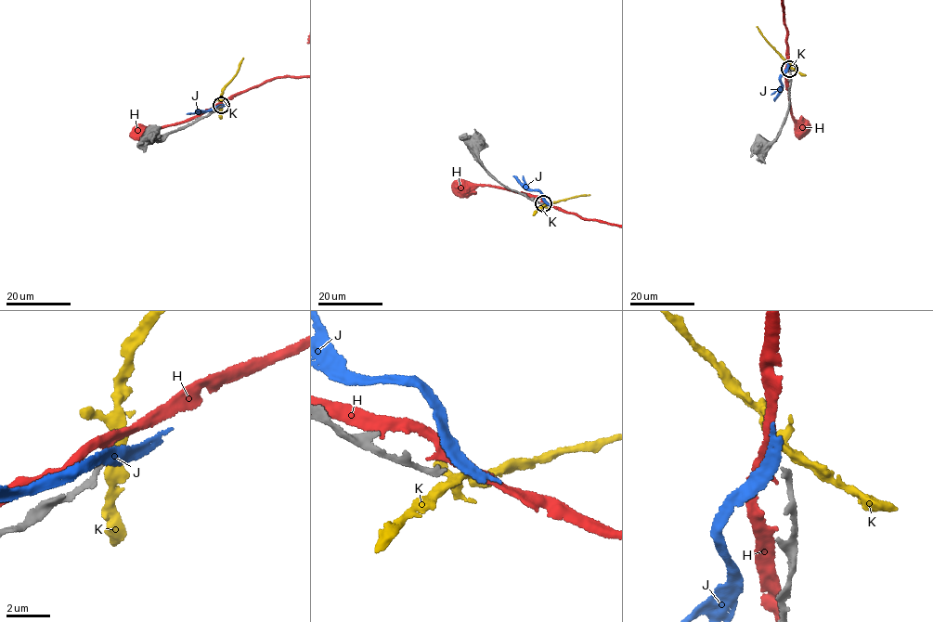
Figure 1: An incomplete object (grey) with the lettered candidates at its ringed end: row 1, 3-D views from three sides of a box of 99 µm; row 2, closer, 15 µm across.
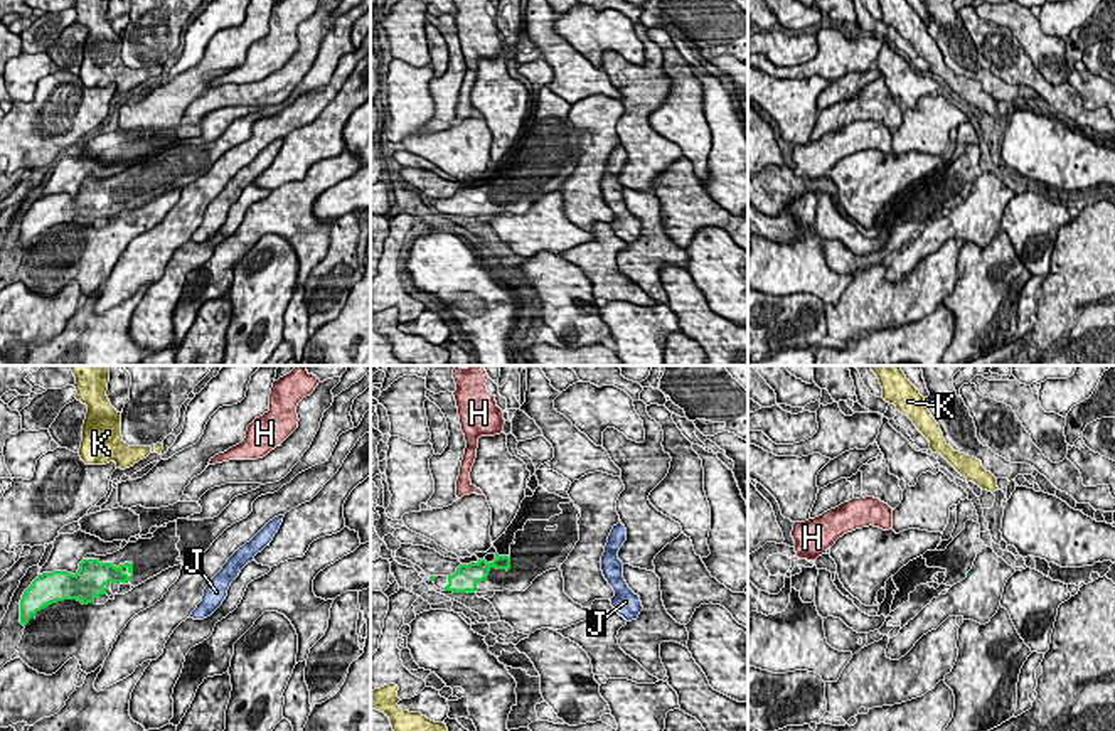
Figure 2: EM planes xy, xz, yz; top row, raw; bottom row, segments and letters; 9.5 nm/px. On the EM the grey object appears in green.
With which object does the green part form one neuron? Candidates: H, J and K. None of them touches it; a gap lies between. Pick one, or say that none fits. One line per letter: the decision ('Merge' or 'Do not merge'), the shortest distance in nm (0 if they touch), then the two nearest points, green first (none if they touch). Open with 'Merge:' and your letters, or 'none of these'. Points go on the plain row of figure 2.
Merge: none of these
H: Do not merge. Distance 550 nm. Across: xz (496, 176), (482, 117)
J: Do not merge. Distance 650 nm. Across: xy (130, 204), (192, 234)
K: Do not merge. Distance 900 nm. Across: xy (98, 182), (122, 91)

